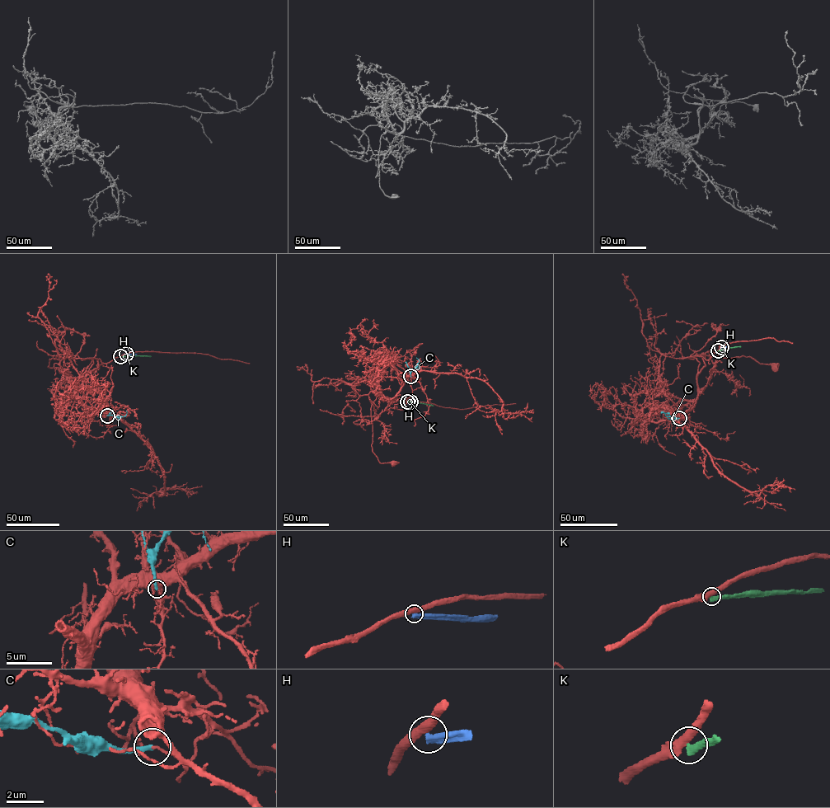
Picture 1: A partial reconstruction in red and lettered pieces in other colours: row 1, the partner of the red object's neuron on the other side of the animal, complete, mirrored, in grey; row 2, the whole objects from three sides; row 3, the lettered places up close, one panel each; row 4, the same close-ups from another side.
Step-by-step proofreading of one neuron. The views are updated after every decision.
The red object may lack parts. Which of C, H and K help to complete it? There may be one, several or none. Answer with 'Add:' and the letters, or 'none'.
Add: none

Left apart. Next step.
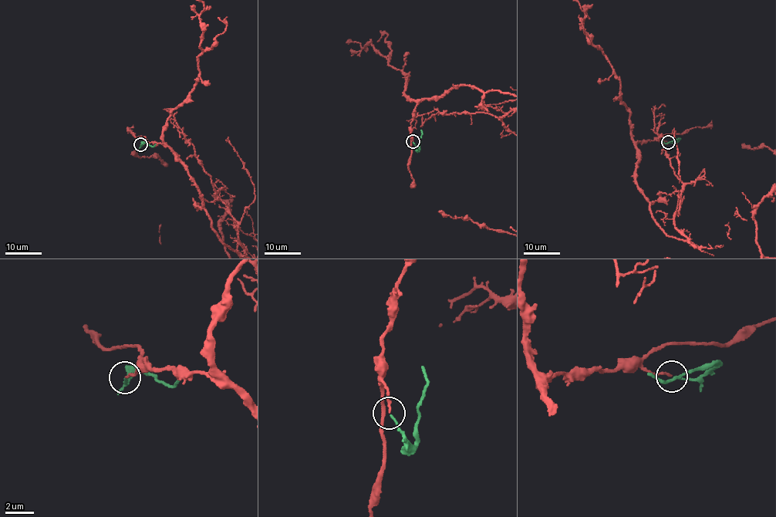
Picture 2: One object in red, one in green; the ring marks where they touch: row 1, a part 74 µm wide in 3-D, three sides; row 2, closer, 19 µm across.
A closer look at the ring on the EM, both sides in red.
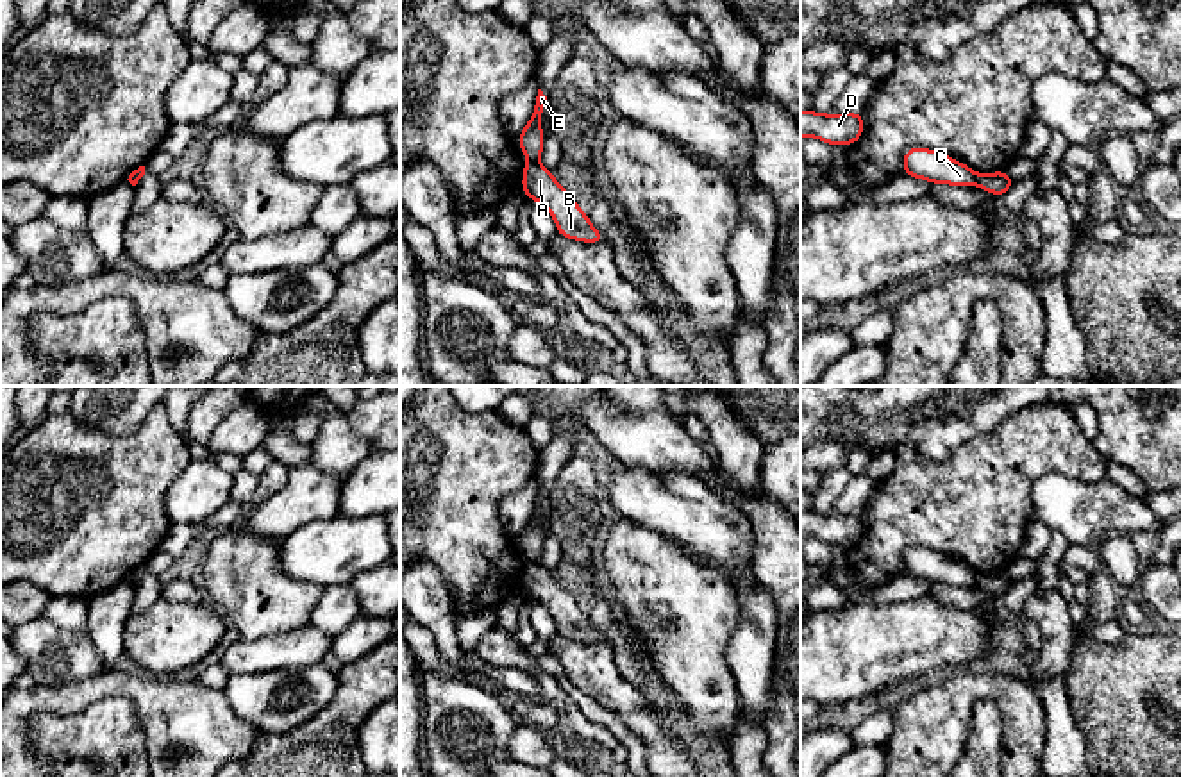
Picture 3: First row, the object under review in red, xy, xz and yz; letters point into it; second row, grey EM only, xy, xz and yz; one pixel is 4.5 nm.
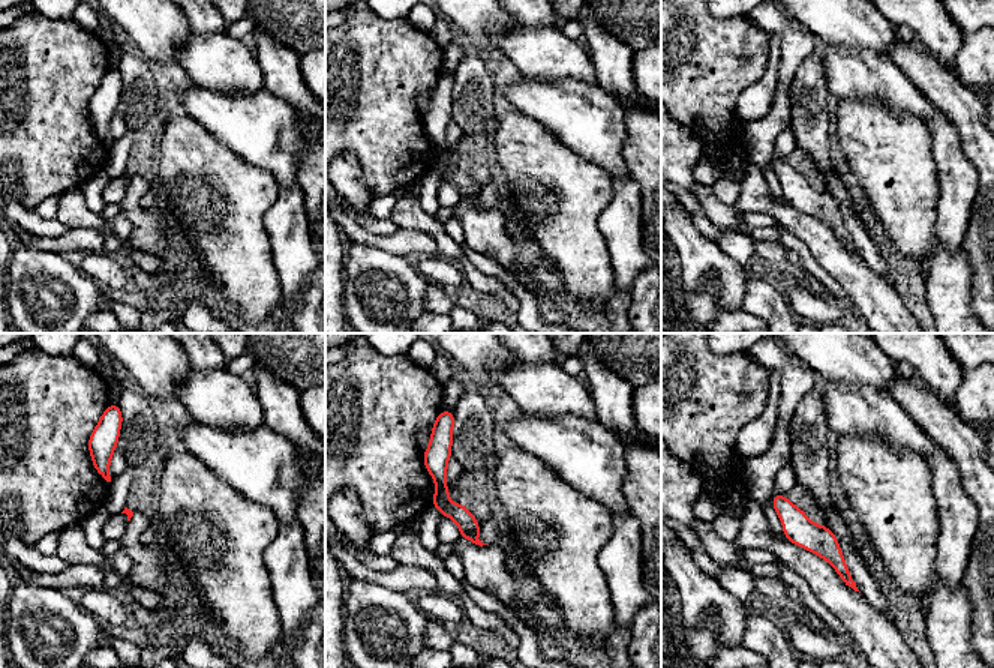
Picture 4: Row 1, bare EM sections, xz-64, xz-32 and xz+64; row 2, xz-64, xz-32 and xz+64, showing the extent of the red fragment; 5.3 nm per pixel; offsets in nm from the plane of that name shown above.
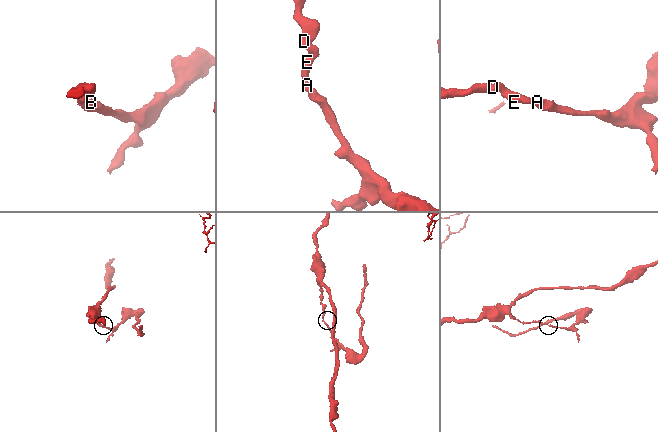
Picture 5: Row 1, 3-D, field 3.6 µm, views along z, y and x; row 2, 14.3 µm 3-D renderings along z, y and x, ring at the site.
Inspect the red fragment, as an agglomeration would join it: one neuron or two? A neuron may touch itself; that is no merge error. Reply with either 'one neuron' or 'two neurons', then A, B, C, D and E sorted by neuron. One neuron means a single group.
two neurons | A B / C D E

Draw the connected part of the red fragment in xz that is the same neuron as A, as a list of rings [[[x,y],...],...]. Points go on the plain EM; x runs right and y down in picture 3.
[[[529,561],[523,566],[523,595],[545,606],[557,627],[557,634],[586,643],[604,643],[606,638],[595,631],[588,614],[581,611],[574,597],[554,579],[554,573],[540,563]]]

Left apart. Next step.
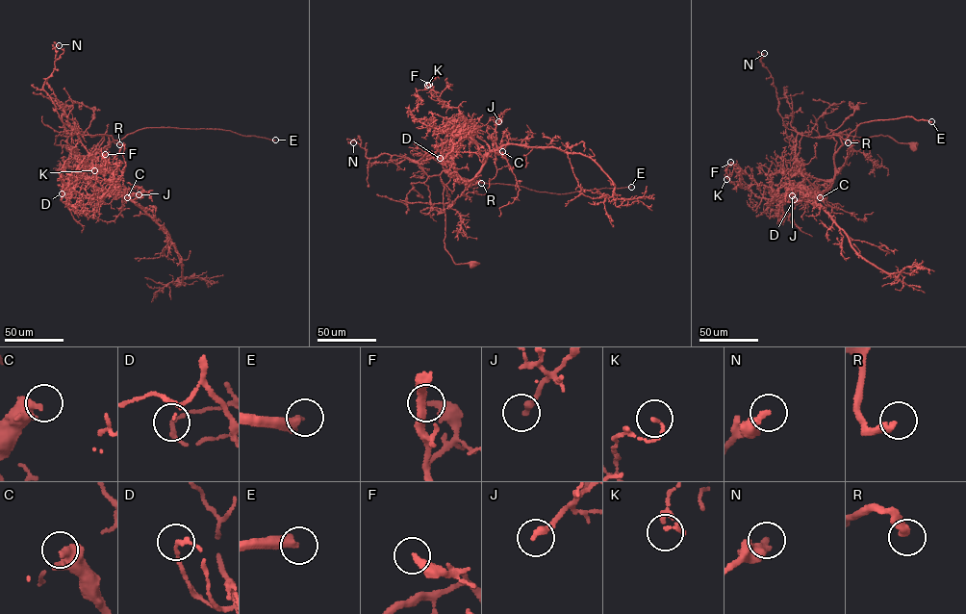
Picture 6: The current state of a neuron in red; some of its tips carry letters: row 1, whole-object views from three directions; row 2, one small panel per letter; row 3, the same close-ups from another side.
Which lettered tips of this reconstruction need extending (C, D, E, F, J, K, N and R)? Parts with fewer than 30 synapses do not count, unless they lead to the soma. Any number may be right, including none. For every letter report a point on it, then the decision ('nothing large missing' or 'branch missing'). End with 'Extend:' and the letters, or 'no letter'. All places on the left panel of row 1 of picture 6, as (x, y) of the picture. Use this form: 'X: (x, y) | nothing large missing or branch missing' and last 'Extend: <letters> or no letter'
C: (127, 197) | nothing large missing
D: (62, 193) | nothing large missing
E: (275, 140) | branch missing
F: (105, 154) | nothing large missing
J: (139, 194) | nothing large missing
K: (94, 170) | nothing large missing
N: (59, 45) | nothing large missing
R: (119, 144) | branch missing
Extend: E, R

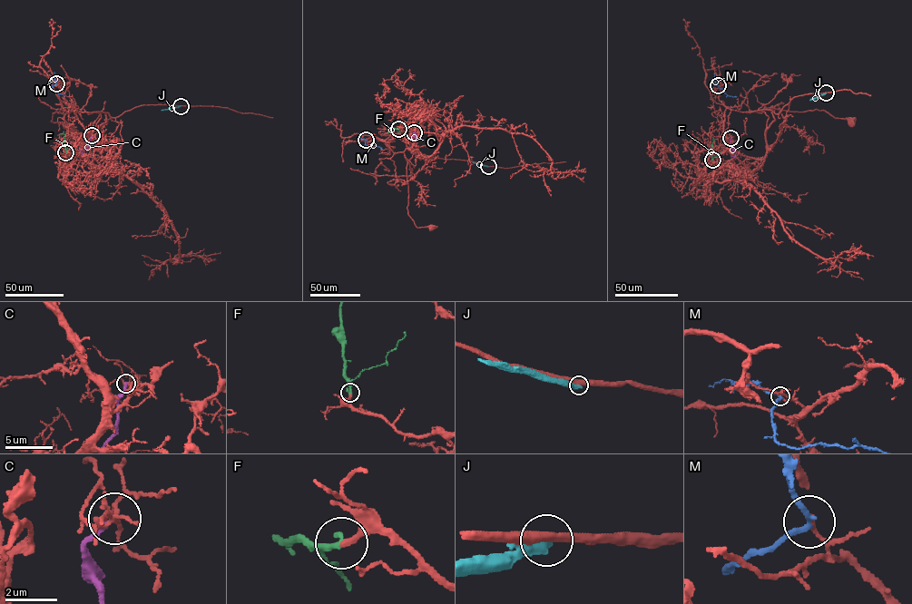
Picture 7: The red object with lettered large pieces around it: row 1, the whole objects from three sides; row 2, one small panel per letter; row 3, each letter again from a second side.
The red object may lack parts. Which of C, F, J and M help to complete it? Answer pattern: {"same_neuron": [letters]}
{"same_neuron": ["F"]}

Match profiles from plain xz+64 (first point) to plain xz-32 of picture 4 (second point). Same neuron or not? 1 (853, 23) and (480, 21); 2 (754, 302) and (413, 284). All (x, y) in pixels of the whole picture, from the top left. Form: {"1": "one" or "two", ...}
{"1": "two", "2": "two"}

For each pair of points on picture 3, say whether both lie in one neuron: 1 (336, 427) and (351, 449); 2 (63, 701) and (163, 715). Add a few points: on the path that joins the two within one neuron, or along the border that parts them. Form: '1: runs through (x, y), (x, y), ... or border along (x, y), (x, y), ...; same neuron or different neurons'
1: runs through (336, 433), (345, 443); same neuron
2: runs through (88, 692), (93, 688), (138, 690); same neuron

